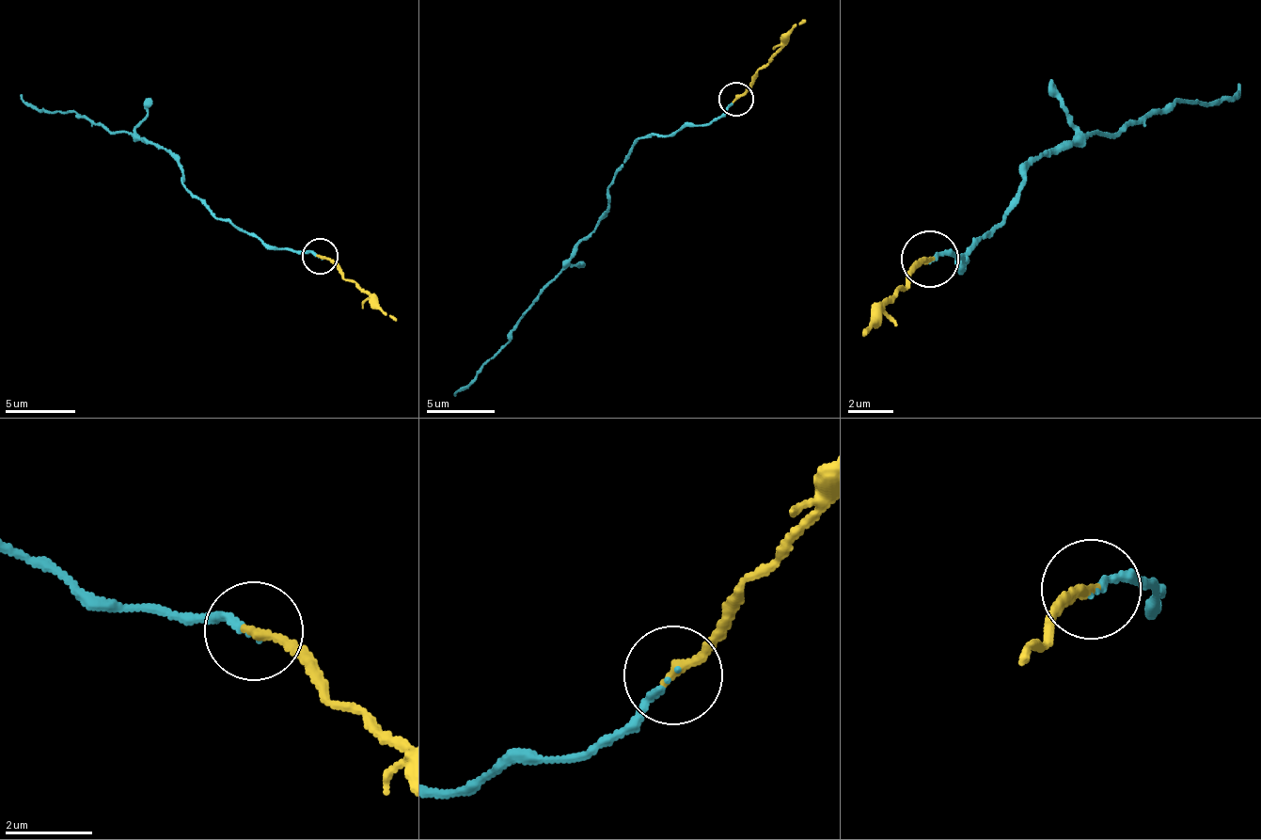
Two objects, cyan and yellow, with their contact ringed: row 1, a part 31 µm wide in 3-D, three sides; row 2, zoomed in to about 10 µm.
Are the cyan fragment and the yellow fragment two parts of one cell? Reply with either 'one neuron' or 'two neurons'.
one neuron

